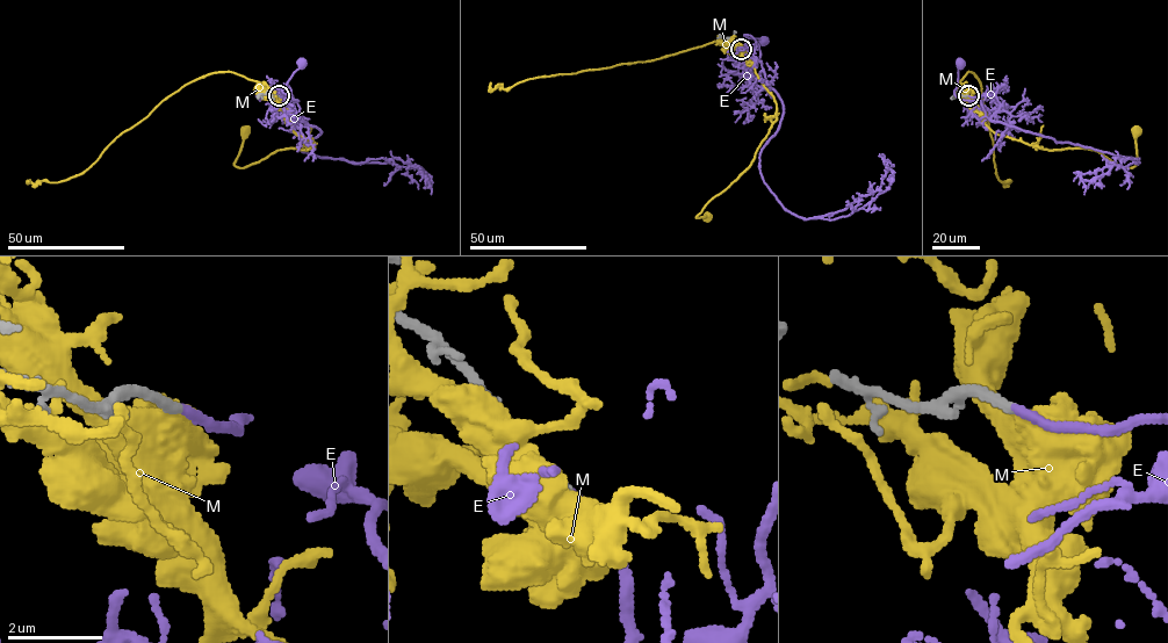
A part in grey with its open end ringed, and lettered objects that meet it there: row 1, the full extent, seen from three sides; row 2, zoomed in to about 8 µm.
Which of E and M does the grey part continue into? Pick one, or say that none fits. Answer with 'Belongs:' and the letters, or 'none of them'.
Belongs: E

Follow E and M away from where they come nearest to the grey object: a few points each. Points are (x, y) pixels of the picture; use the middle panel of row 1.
E: (740, 49), (743, 73), (754, 82), (763, 70), (761, 51), (757, 42), (744, 35), (764, 41)
M: (740, 49), (773, 96), (776, 120), (754, 160), (696, 217), (706, 218)

